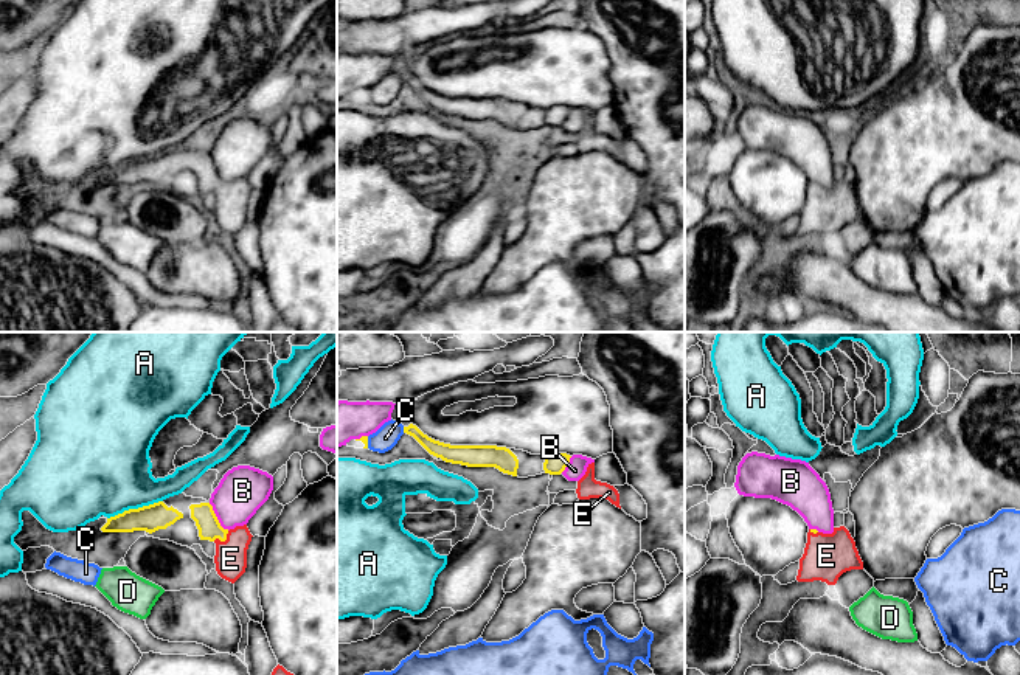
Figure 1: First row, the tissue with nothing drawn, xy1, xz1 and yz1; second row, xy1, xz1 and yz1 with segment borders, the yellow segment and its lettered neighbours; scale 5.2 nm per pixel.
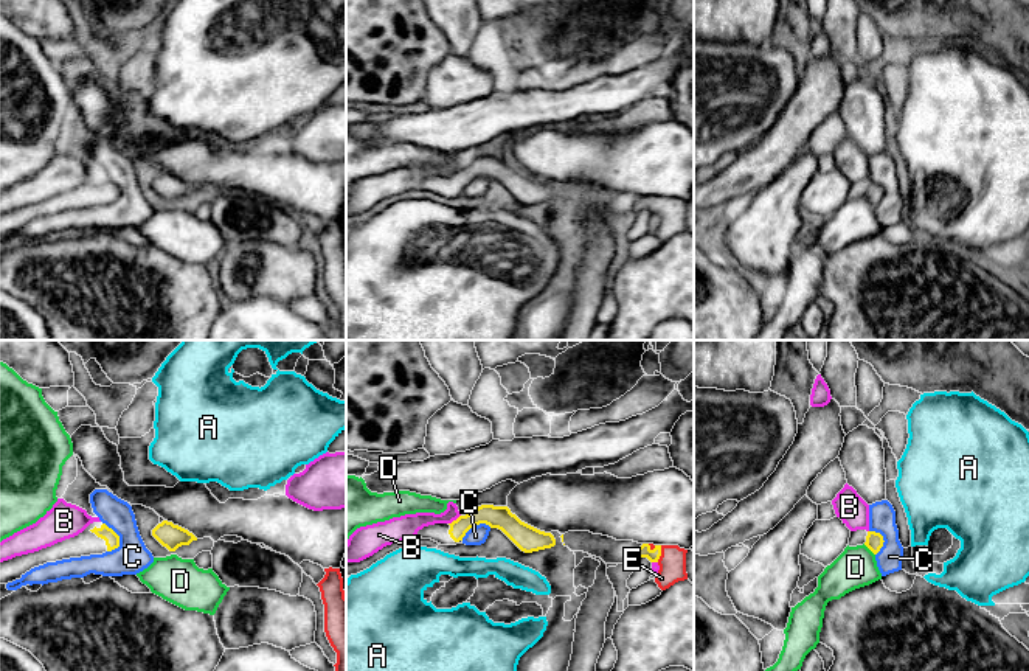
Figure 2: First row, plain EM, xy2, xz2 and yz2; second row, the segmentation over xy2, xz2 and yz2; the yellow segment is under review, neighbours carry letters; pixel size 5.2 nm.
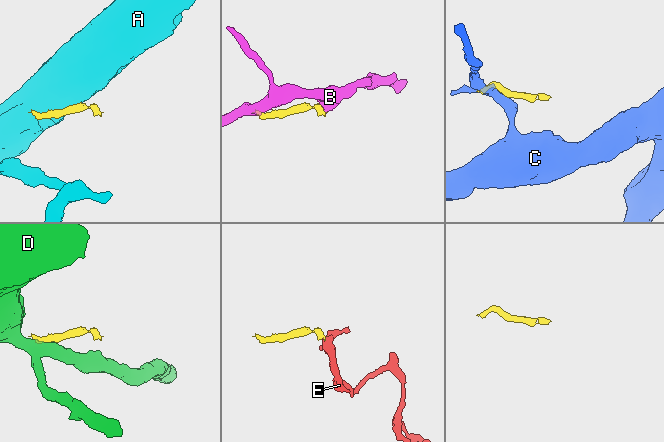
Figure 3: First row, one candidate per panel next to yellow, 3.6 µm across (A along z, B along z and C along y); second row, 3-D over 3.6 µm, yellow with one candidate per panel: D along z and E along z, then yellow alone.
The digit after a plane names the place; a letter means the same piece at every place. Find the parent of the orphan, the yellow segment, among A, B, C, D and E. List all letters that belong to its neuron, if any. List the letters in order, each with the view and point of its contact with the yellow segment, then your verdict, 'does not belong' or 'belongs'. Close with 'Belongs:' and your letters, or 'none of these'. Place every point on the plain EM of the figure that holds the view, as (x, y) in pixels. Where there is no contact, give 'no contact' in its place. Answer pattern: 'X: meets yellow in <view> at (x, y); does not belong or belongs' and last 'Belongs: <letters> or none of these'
A: meets yellow in xy1 at (134, 162); does not belong
B: meets yellow in xy1 at (216, 171); does not belong
C: meets yellow in xy2 at (118, 190); does not belong
D: meets yellow in yz2 at (869, 201); does not belong
E: meets yellow in xy1 at (222, 193); belongs
Belongs: E

